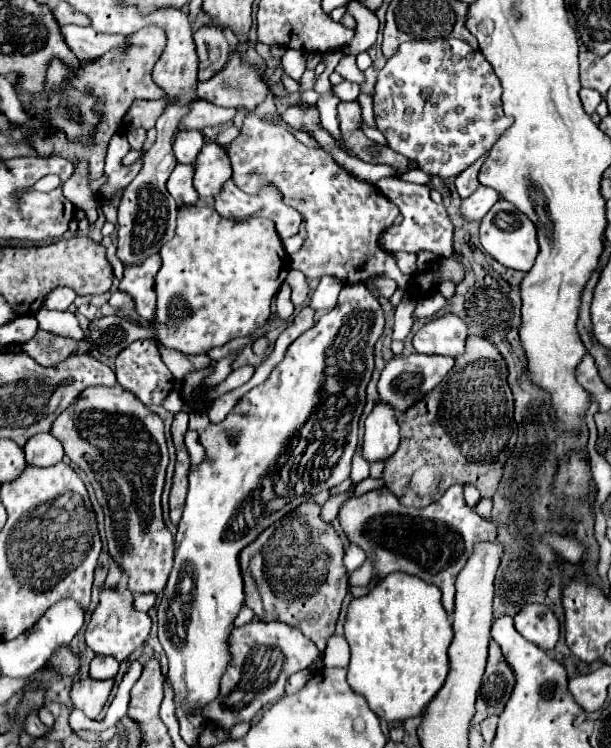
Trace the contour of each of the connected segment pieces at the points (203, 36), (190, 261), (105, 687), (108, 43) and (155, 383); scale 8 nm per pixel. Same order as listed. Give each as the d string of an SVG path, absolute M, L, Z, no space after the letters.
M217 24L201 26L195 32L195 44L199 56L199 82L205 82L225 66L229 58L229 44Z
M181 206L181 208L177 208L177 230L175 230L175 236L173 236L173 240L169 240L159 250L159 256L161 256L161 268L159 268L157 276L155 276L155 292L157 292L157 308L155 308L155 320L153 320L155 340L159 344L163 344L165 348L175 348L175 350L179 350L183 354L207 354L209 348L225 346L229 340L233 340L237 336L247 336L247 334L255 332L257 328L261 328L267 322L269 314L271 314L269 312L271 300L279 292L279 288L285 282L287 272L289 272L289 256L285 254L285 250L281 246L281 240L277 236L275 224L271 220L261 218L261 216L251 216L247 220L225 220L209 206Z
M93 678L79 680L71 690L71 702L75 708L85 712L87 718L95 720L101 708L105 706L111 688L113 688L113 680L93 680Z
M73 24L61 26L61 32L65 36L65 42L81 62L99 60L99 56L111 50L123 52L123 48L127 48L127 38L121 34L101 34L93 28L81 28Z
M135 340L123 352L119 352L115 358L115 374L117 374L117 382L125 390L133 392L145 406L159 406L173 390L173 376L163 364L159 356L159 348L153 340Z

